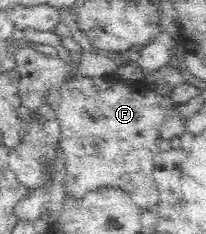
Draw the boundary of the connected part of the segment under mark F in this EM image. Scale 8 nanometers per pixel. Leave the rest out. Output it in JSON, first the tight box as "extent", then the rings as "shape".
{"extent":[55,71,173,210],"shape":[[[112,71],[101,77],[70,77],[61,85],[60,101],[55,115],[61,125],[61,148],[65,159],[66,198],[76,205],[86,199],[88,191],[100,187],[120,187],[142,210],[151,210],[159,203],[157,184],[153,179],[154,157],[160,152],[158,129],[166,115],[166,109],[173,103],[171,98],[164,98],[150,89],[143,79],[132,82],[124,81]]]}

